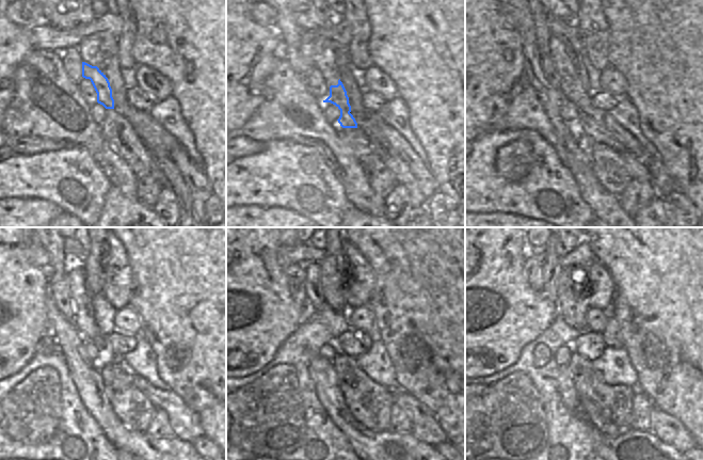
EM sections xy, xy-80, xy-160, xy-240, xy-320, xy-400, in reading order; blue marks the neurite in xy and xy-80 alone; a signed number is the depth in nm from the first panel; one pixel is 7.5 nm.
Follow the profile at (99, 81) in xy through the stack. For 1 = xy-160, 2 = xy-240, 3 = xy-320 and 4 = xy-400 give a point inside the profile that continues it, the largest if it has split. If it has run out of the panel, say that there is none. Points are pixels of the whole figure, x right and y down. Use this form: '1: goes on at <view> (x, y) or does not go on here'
1: goes on at xy-160 (595, 132)
2: goes on at xy-240 (185, 423)
3: goes on at xy-320 (426, 427)
4: goes on at xy-400 (667, 428)

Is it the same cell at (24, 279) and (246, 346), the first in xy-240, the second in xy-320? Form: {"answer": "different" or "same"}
{"answer": "same"}

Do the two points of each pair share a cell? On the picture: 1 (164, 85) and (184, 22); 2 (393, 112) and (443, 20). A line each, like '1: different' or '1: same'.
1: different
2: different

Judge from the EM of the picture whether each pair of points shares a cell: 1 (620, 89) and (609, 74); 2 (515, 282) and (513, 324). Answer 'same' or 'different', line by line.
1: same
2: same

